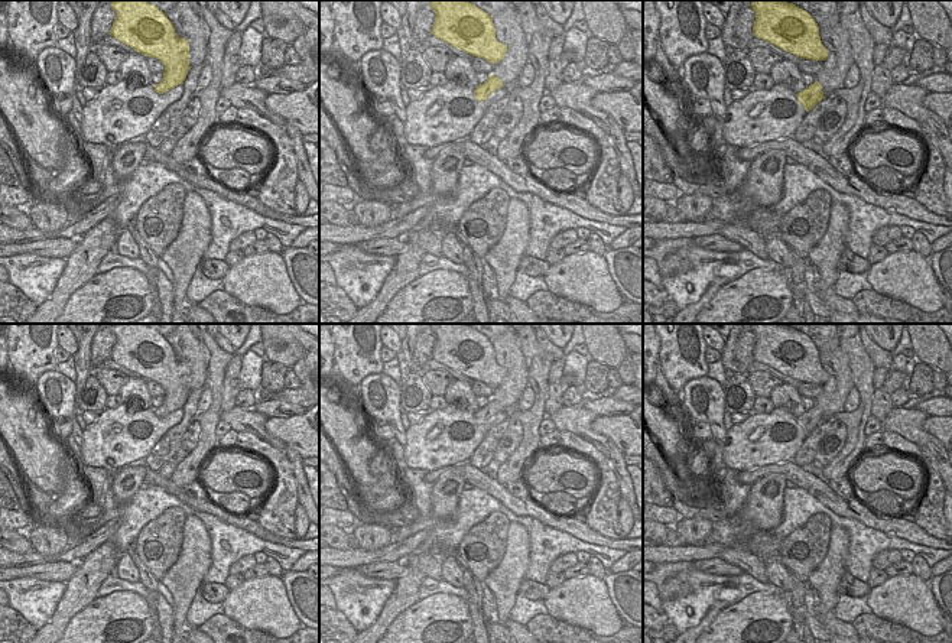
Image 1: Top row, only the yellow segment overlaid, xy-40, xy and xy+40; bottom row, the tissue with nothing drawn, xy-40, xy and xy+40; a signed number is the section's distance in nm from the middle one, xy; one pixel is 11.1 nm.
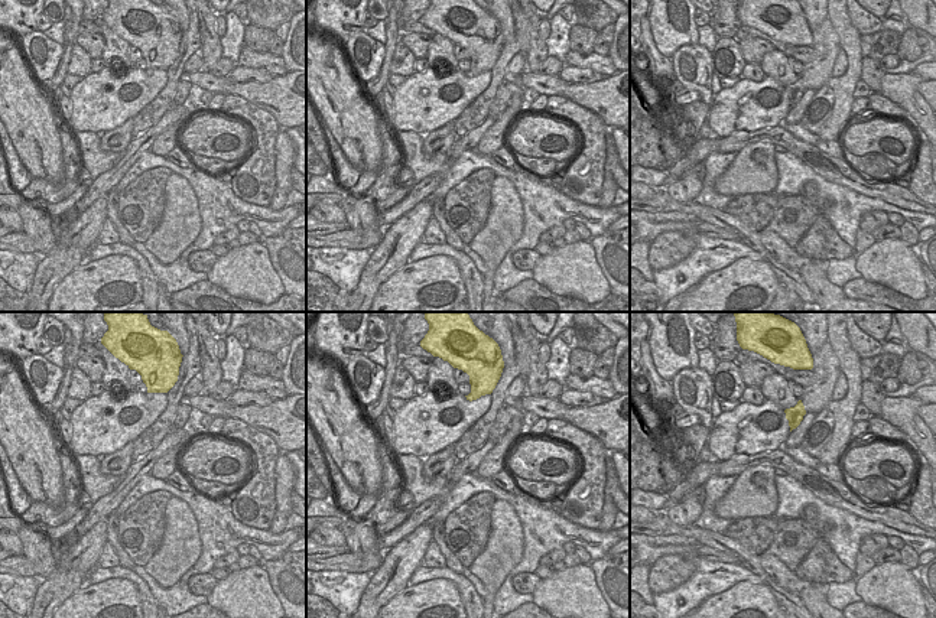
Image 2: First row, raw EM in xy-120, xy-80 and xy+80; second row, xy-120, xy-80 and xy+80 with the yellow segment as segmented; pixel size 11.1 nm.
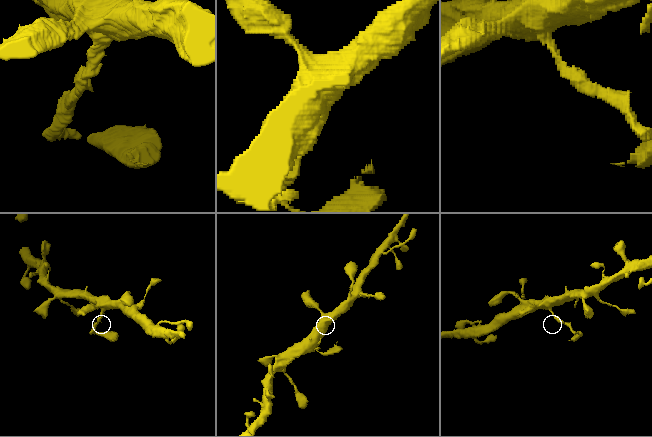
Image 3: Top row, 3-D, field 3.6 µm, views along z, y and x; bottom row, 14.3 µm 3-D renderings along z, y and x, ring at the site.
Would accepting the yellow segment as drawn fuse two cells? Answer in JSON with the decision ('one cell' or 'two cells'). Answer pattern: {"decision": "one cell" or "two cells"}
{"decision": "two cells"}

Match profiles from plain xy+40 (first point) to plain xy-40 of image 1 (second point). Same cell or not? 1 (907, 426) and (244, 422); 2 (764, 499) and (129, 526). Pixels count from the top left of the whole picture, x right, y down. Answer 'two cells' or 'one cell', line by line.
1: one cell
2: two cells

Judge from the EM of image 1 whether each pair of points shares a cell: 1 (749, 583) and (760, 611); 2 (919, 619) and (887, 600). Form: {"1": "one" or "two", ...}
{"1": "two", "2": "one"}

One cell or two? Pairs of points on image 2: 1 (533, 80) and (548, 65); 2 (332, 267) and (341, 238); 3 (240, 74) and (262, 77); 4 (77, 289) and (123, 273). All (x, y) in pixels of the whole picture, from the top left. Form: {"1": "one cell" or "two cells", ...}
{"1": "two cells", "2": "two cells", "3": "one cell", "4": "one cell"}

